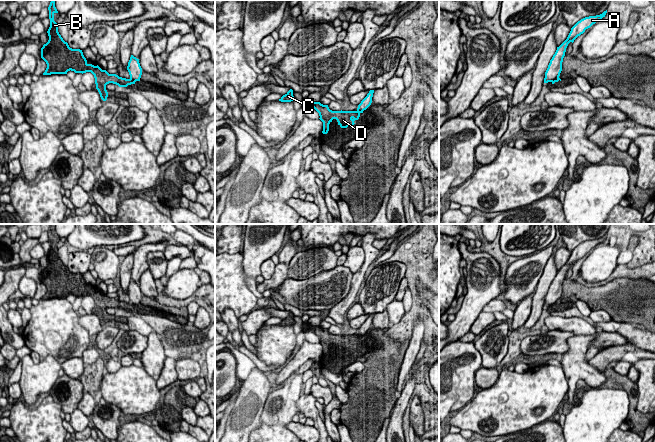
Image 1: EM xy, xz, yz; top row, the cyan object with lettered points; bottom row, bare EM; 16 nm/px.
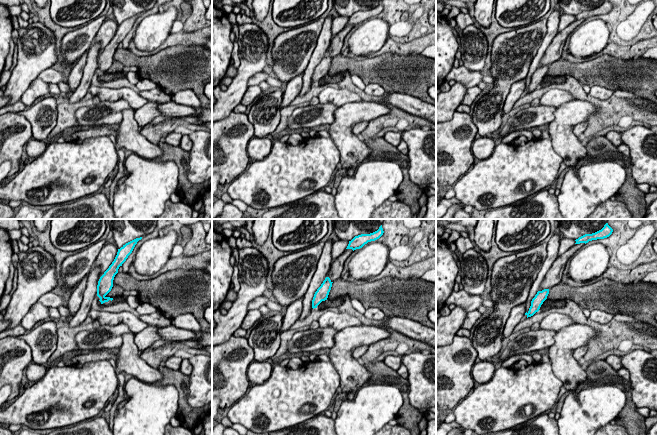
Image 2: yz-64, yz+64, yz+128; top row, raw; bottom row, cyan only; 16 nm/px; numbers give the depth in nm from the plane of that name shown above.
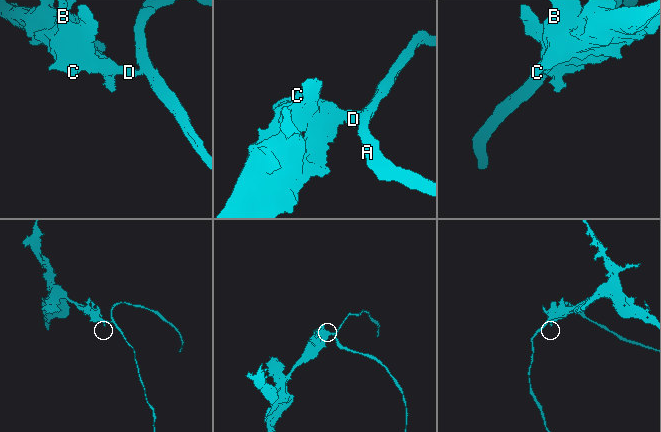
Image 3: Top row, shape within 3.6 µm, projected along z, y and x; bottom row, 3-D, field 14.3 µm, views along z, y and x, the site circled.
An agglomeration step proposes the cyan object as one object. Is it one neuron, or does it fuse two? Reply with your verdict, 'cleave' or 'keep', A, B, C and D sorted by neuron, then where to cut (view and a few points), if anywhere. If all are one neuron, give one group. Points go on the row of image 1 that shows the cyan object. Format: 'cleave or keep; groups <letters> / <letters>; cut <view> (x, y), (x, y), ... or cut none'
cleave; groups A / B C D; cut xy (130, 78), (135, 81)

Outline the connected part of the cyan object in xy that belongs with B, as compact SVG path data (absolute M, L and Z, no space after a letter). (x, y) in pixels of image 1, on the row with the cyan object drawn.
M51 0L48 7L50 27L47 31L49 40L41 48L41 58L46 62L47 68L43 75L67 74L68 71L75 73L91 72L95 78L96 89L103 101L107 100L108 92L106 85L113 83L119 87L127 87L135 84L132 79L119 77L116 74L109 74L98 65L88 64L82 50L72 49L63 40L58 32L58 24L54 21L54 14L58 13L55 7L55 0Z

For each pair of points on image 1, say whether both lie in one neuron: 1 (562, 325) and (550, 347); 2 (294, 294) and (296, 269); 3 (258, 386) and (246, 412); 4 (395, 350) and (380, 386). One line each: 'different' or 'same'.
1: different
2: different
3: same
4: same

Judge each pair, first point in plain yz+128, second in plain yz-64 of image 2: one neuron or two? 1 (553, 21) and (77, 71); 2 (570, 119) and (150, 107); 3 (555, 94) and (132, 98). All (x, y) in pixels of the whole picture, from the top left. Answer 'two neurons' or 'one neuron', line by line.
1: two neurons
2: two neurons
3: one neuron

